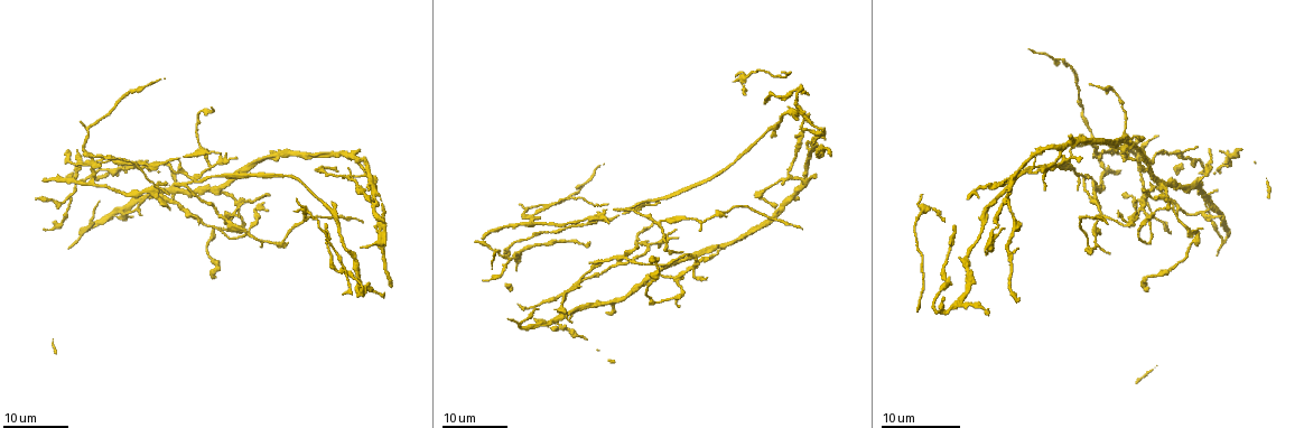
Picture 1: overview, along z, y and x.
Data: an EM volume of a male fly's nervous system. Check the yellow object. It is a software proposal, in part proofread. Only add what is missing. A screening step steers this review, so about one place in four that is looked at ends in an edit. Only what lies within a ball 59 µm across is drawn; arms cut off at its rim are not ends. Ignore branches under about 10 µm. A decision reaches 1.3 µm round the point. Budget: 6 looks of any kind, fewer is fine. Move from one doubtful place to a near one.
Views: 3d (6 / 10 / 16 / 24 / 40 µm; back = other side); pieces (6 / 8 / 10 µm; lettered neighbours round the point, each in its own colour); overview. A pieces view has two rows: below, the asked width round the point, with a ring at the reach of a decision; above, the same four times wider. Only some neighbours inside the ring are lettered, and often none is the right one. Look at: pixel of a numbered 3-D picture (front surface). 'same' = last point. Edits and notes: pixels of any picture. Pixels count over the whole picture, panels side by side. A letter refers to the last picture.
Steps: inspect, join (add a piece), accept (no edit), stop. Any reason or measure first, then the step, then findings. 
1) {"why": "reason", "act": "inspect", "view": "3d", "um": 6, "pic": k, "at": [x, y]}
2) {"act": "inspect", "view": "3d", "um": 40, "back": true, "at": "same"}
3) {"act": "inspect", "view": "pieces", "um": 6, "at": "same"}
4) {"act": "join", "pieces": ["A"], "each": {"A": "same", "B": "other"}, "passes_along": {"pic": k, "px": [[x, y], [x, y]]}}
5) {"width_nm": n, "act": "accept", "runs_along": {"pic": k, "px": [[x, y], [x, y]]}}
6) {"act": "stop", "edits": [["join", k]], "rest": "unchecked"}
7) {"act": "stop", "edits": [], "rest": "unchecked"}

{"why": "free end", "act": "inspect", "view": "3d", "um": 16, "pic": 1, "at": [267, 196]}

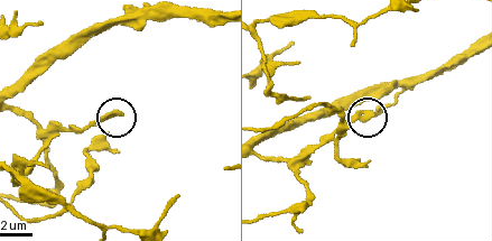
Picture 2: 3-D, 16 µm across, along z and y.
{"why": "what lies round it", "act": "inspect", "view": "pieces", "um": 8, "pic": 2, "at": [369, 115]}

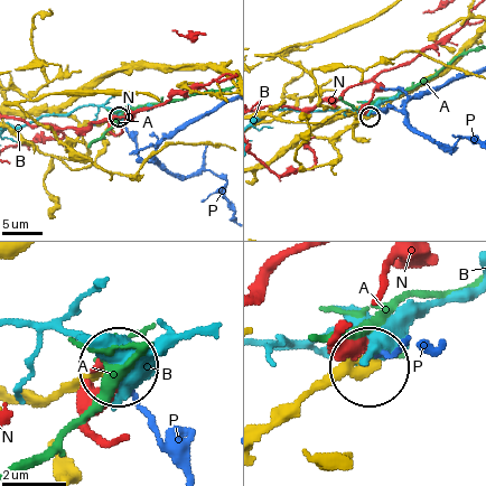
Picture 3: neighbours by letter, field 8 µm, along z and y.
{"width_nm": 340, "act": "accept", "each": {"A": "other", "B": "other", "N": "other", "P": "other"}, "runs_along": {"pic": 3, "px": [[265, 430], [306, 395], [367, 368]]}, "found": "no lettered piece goes on from it"}

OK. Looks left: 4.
{"why": "thin end", "act": "inspect", "view": "3d", "um": 24, "pic": 1, "at": [1219, 217]}

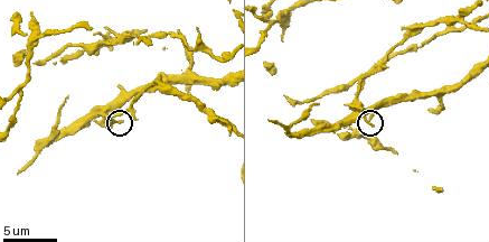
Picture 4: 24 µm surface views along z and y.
{"act": "inspect", "view": "pieces", "um": 8, "pic": 4, "at": [122, 123]}

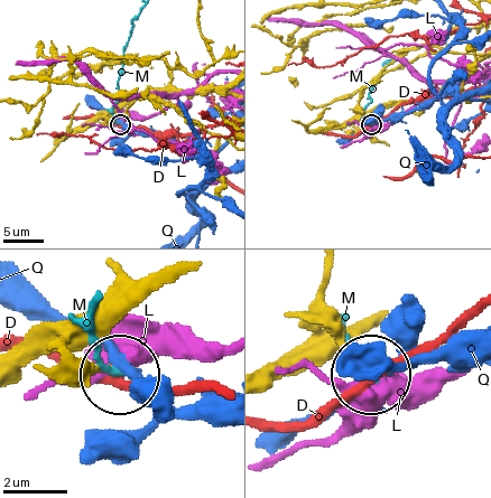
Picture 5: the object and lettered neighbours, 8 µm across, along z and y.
{"act": "accept", "each": {"D": "other", "L": "other", "M": "other", "Q": "other"}, "found": "no lettered piece goes on from it"}

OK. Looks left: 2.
{"why": "long arm stops here", "act": "inspect", "view": "3d", "um": 24, "pic": 1, "at": [305, 220]}

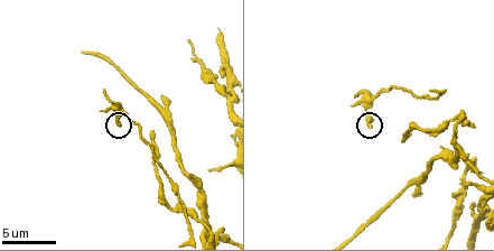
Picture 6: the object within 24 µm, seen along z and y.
{"act": "inspect", "view": "pieces", "um": 6, "pic": 6, "at": [121, 123]}

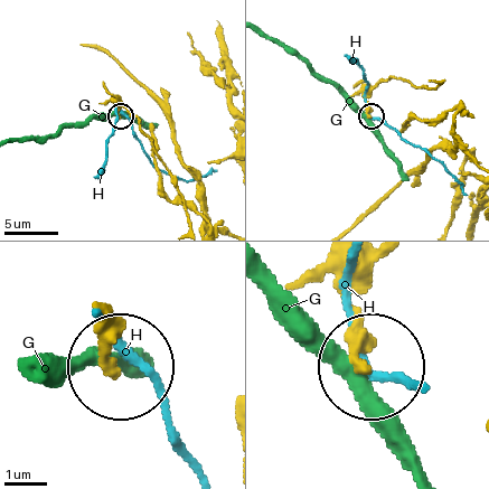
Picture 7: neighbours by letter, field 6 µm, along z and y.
{"width_nm": 210, "act": "accept", "each": {"G": "other", "H": "other"}, "found": "none of them fits"}

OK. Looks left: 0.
{"act": "stop", "edits": [], "rest": "unchecked"}

